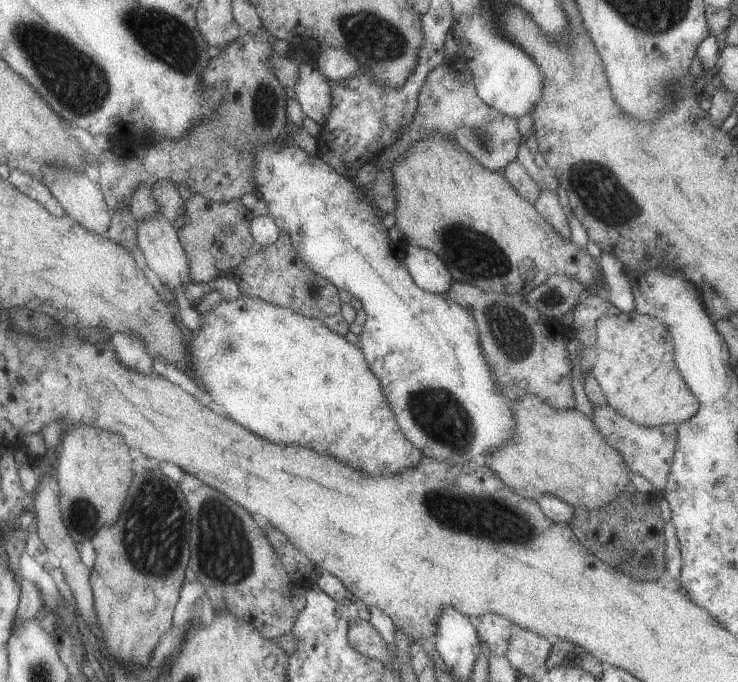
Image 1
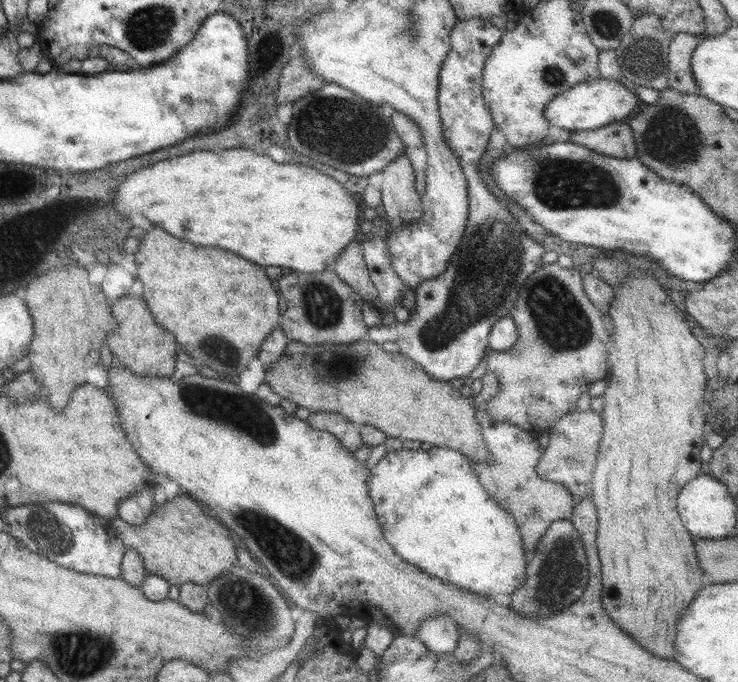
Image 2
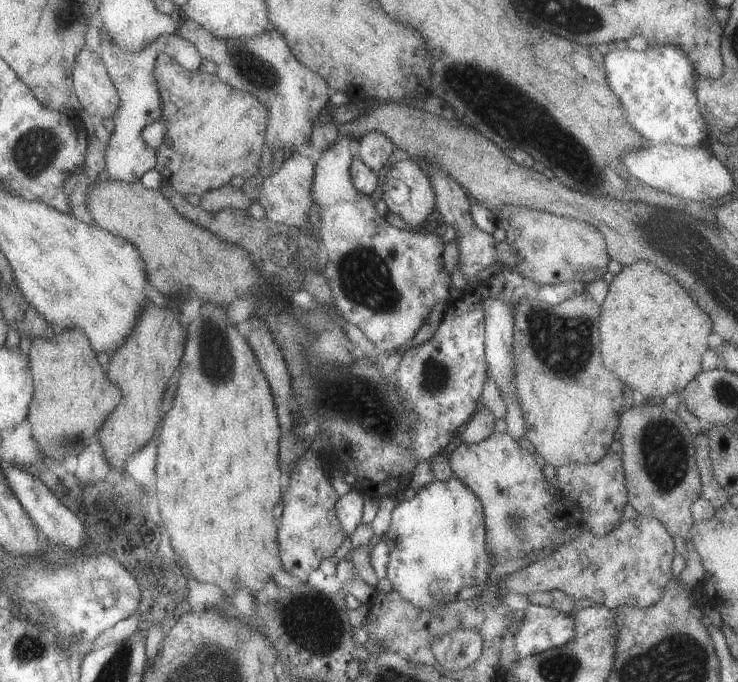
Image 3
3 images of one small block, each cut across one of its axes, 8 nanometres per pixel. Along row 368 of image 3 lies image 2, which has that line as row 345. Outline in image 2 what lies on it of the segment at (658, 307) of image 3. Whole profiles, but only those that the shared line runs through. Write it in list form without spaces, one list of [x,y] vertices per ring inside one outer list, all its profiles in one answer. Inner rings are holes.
[[[639,272],[639,276],[630,275],[619,285],[613,288],[614,299],[610,304],[608,316],[613,324],[612,340],[607,345],[607,376],[605,379],[606,387],[601,396],[604,398],[604,405],[601,412],[601,420],[603,420],[603,434],[598,448],[598,455],[595,461],[594,471],[592,474],[591,490],[593,504],[596,508],[598,527],[596,530],[595,546],[600,562],[600,581],[601,592],[600,599],[607,617],[617,624],[617,627],[623,633],[627,633],[637,645],[641,645],[645,651],[657,658],[673,658],[675,656],[675,648],[673,648],[673,640],[675,640],[675,626],[677,620],[681,616],[681,612],[689,606],[689,602],[695,598],[695,594],[708,584],[710,578],[705,574],[699,566],[696,550],[694,547],[693,537],[687,532],[687,529],[680,521],[676,509],[676,498],[679,490],[693,480],[701,471],[700,450],[704,442],[704,433],[708,429],[709,422],[709,406],[704,397],[706,391],[706,380],[703,373],[703,357],[706,352],[703,346],[693,337],[689,331],[689,322],[685,320],[683,314],[673,302],[669,299],[663,288],[656,282],[651,275]]]

